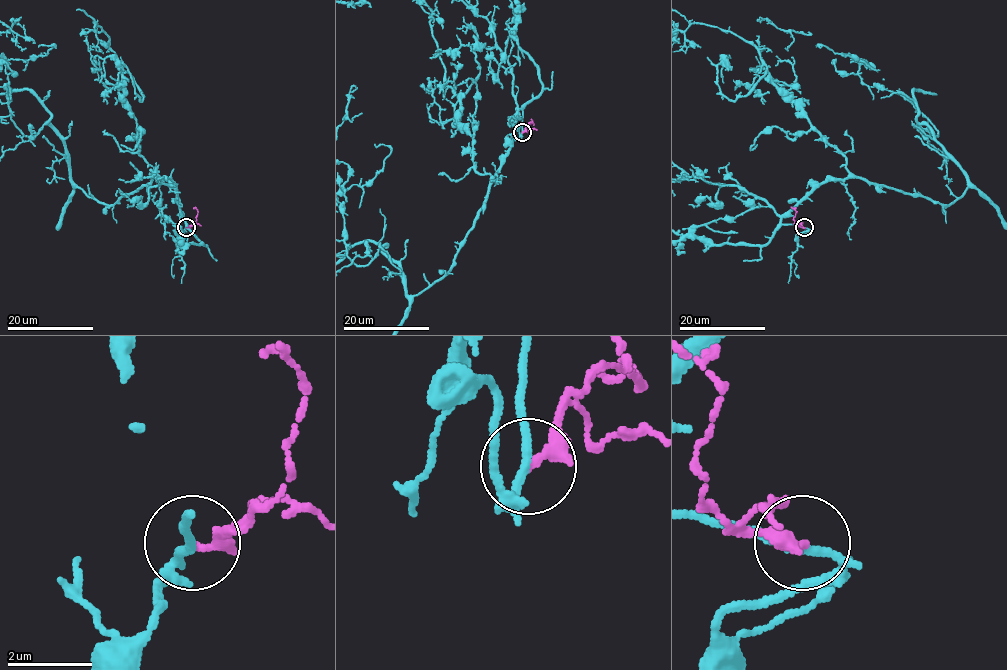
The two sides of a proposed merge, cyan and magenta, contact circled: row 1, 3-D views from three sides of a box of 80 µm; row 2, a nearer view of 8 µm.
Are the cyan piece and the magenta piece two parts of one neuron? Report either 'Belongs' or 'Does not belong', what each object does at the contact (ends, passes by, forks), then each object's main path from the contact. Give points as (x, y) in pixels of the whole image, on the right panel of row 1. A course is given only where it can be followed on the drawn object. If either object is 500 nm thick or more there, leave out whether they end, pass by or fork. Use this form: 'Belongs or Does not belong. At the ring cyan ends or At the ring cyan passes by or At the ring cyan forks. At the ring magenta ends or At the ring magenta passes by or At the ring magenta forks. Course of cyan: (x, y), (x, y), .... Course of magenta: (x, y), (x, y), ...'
Does not belong. At the ring cyan passes by. At the ring magenta ends. Course of magenta: (804, 227), (798, 227), (793, 220), (795, 211), (791, 206)

